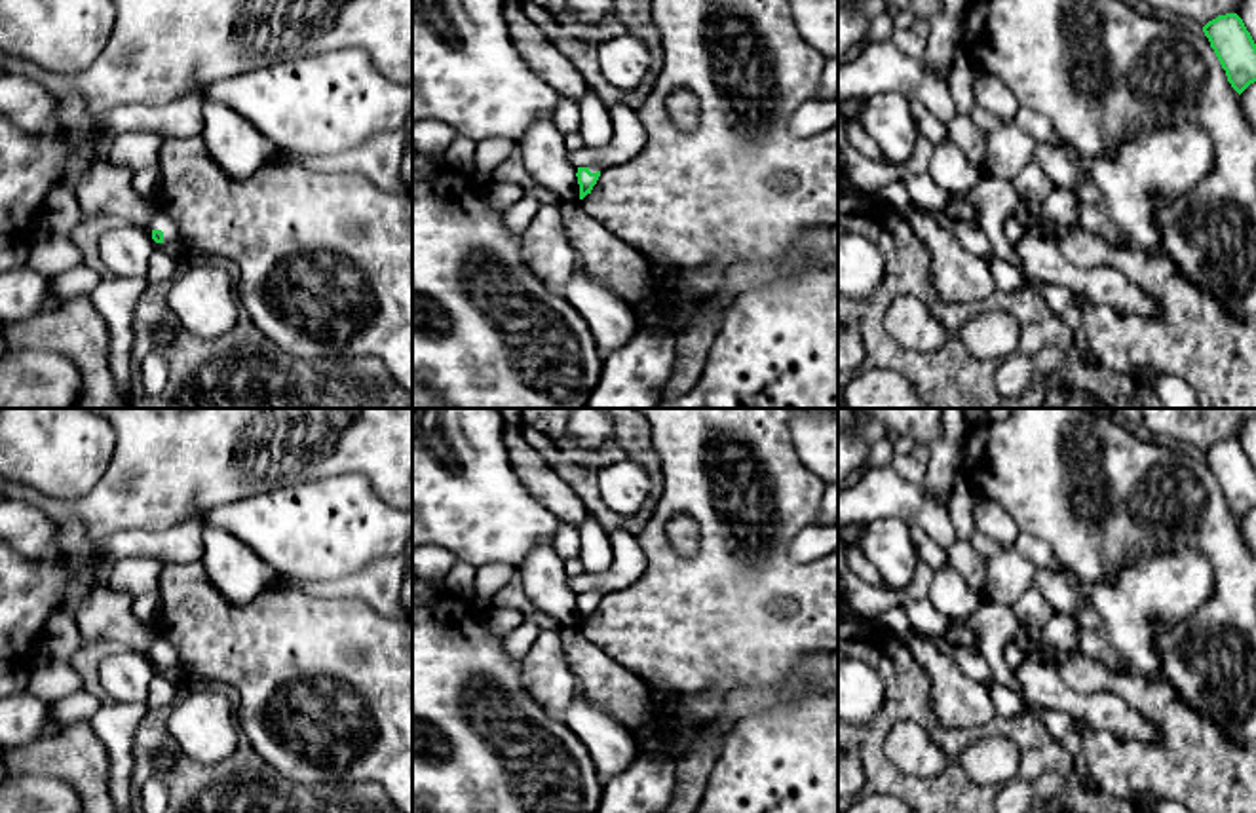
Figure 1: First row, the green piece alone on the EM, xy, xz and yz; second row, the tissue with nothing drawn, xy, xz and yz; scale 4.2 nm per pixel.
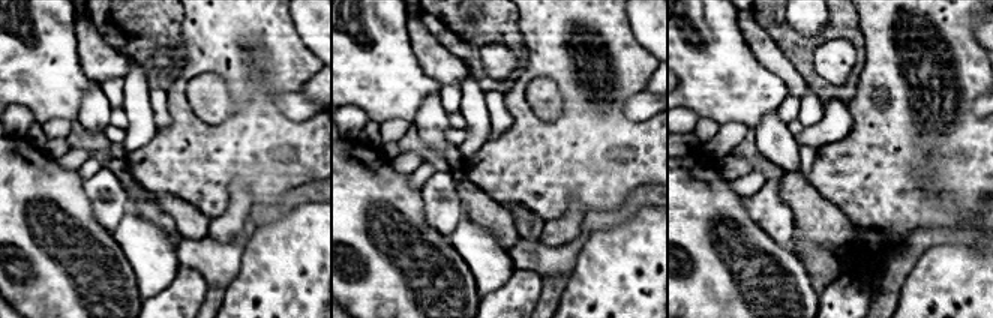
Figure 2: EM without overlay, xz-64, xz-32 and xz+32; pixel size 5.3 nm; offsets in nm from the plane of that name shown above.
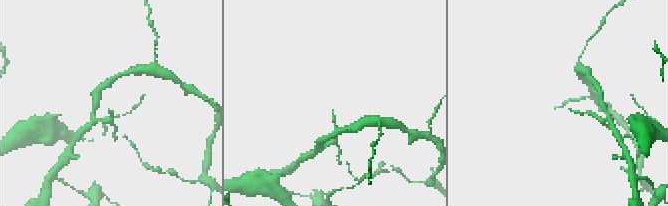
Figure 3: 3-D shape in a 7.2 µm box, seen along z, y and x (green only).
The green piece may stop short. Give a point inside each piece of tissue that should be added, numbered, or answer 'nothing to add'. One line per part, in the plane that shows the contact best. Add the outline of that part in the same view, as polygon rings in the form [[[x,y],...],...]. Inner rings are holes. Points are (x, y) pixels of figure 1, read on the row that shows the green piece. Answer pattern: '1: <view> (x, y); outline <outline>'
1: xy (160, 219); outline [[[160,207],[154,209],[154,215],[146,226],[148,226],[148,230],[162,230],[163,243],[169,243],[171,239],[175,239],[179,236],[177,222]]]

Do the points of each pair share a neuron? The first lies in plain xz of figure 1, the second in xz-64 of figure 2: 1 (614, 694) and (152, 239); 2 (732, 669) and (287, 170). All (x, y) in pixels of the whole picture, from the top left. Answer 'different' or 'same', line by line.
1: different
2: same

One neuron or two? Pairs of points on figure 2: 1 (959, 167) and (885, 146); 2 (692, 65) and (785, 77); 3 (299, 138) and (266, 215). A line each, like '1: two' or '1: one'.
1: one
2: two
3: two

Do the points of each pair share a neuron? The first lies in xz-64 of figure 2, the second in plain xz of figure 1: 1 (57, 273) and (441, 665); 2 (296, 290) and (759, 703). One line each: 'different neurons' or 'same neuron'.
1: same neuron
2: different neurons

